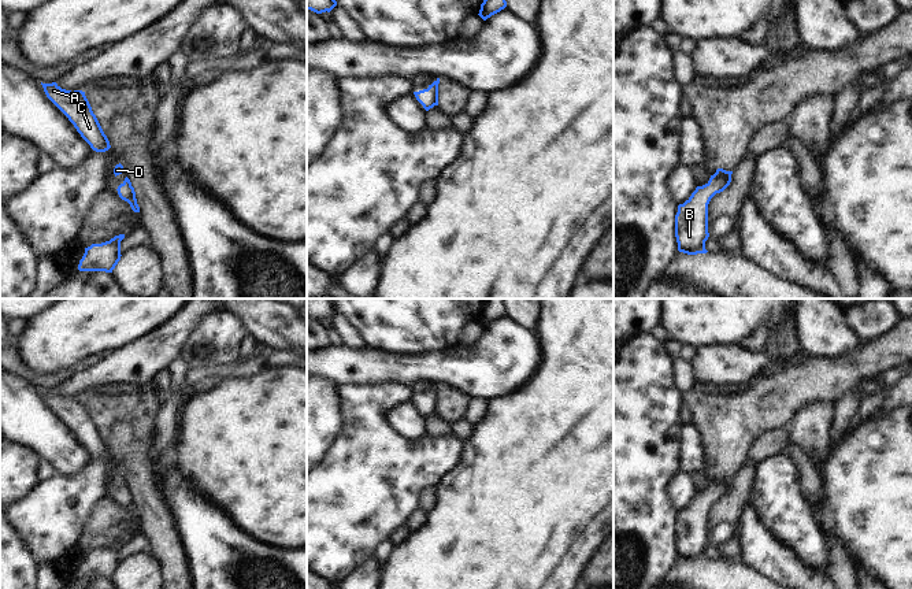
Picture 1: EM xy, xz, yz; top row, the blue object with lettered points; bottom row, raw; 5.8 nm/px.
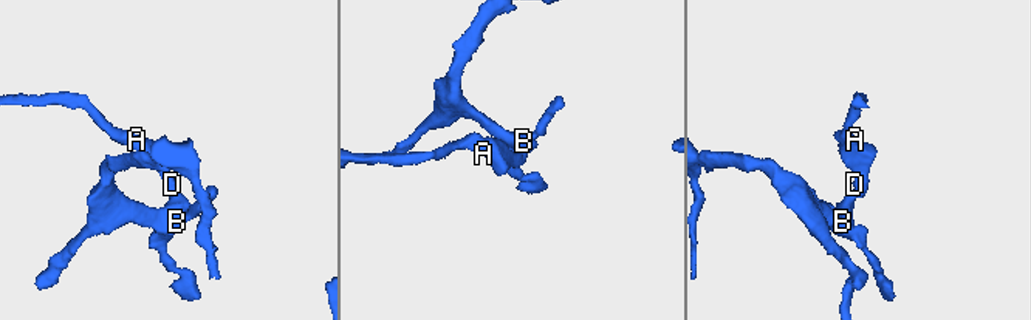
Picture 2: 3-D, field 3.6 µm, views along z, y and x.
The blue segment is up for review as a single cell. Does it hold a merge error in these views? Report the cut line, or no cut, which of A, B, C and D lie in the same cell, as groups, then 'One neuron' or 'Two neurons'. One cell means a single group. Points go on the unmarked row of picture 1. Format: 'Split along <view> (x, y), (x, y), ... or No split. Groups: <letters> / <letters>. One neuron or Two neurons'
No split. Groups: A B C D. One neuron.

